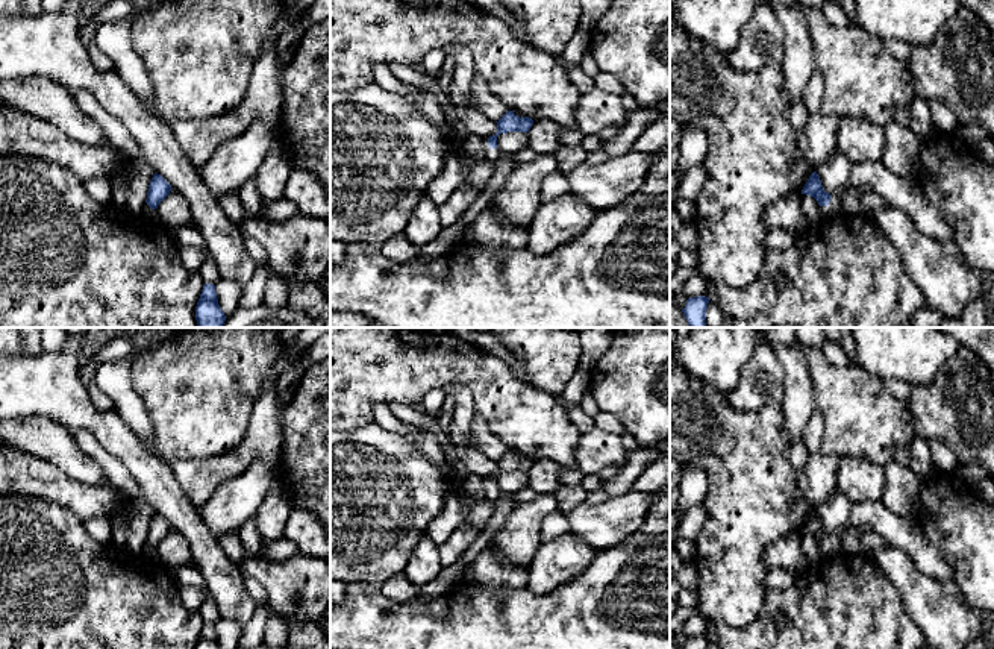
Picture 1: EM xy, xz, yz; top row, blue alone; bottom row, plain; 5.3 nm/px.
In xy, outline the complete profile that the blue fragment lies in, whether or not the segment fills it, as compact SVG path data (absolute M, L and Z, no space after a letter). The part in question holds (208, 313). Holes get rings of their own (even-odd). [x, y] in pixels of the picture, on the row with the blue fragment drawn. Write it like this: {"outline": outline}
{"outline": "M203 285L195 306L195 320L198 328L223 328L226 315L218 305L215 285Z"}

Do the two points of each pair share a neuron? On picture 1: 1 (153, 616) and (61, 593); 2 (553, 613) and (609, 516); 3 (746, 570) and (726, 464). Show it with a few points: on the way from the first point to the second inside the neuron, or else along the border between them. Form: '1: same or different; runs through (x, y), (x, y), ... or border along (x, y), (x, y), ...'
1: same; runs through (131, 616), (84, 616)
2: different; border along (628, 536), (617, 545), (596, 552)
3: same; runs through (740, 545), (740, 490)

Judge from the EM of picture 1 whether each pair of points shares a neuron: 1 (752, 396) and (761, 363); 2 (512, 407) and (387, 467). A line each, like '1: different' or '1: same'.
1: same
2: different

